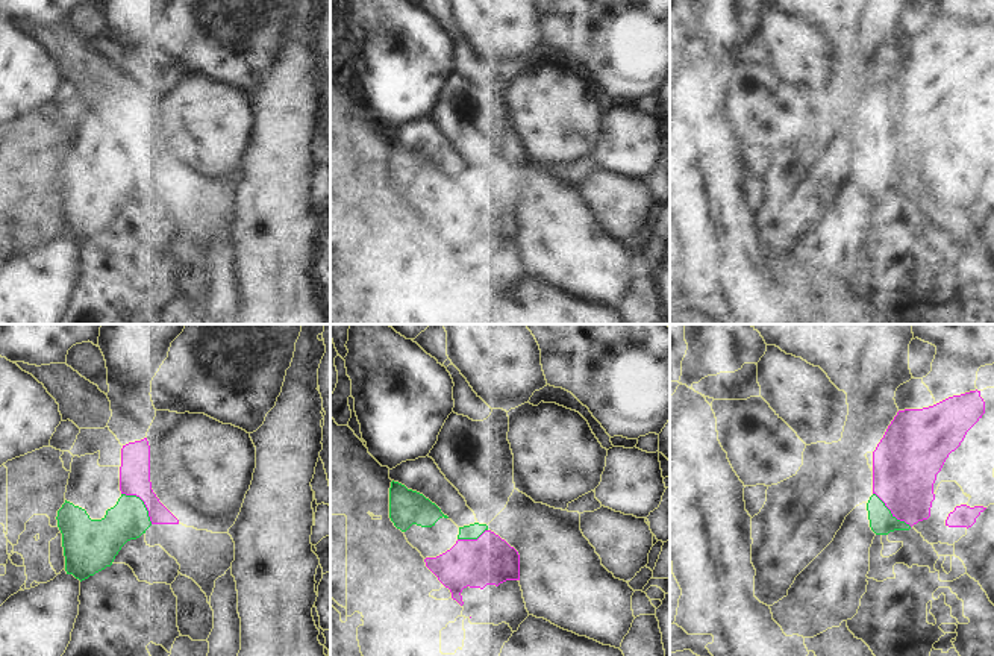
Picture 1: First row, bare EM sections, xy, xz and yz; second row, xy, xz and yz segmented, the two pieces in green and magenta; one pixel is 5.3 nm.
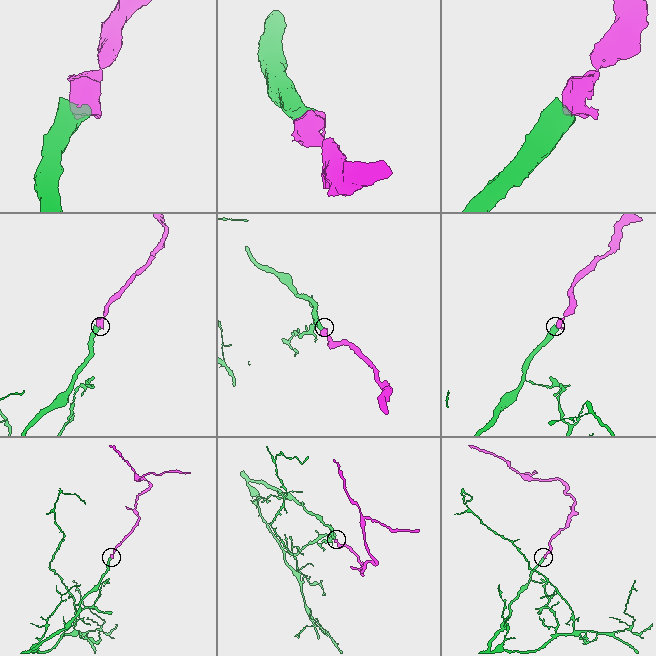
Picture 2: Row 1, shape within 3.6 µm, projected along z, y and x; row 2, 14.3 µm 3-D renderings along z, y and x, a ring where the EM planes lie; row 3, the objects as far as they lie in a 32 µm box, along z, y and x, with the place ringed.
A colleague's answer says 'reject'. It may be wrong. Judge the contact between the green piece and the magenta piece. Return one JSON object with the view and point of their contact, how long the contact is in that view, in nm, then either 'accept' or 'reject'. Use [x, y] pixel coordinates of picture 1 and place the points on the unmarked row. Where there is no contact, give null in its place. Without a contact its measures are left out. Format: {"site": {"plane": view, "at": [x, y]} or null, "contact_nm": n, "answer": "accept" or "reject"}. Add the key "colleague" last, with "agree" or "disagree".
{"site": {"plane": "xy", "at": [143, 162]}, "contact_nm": 240, "answer": "accept", "colleague": "disagree"}

